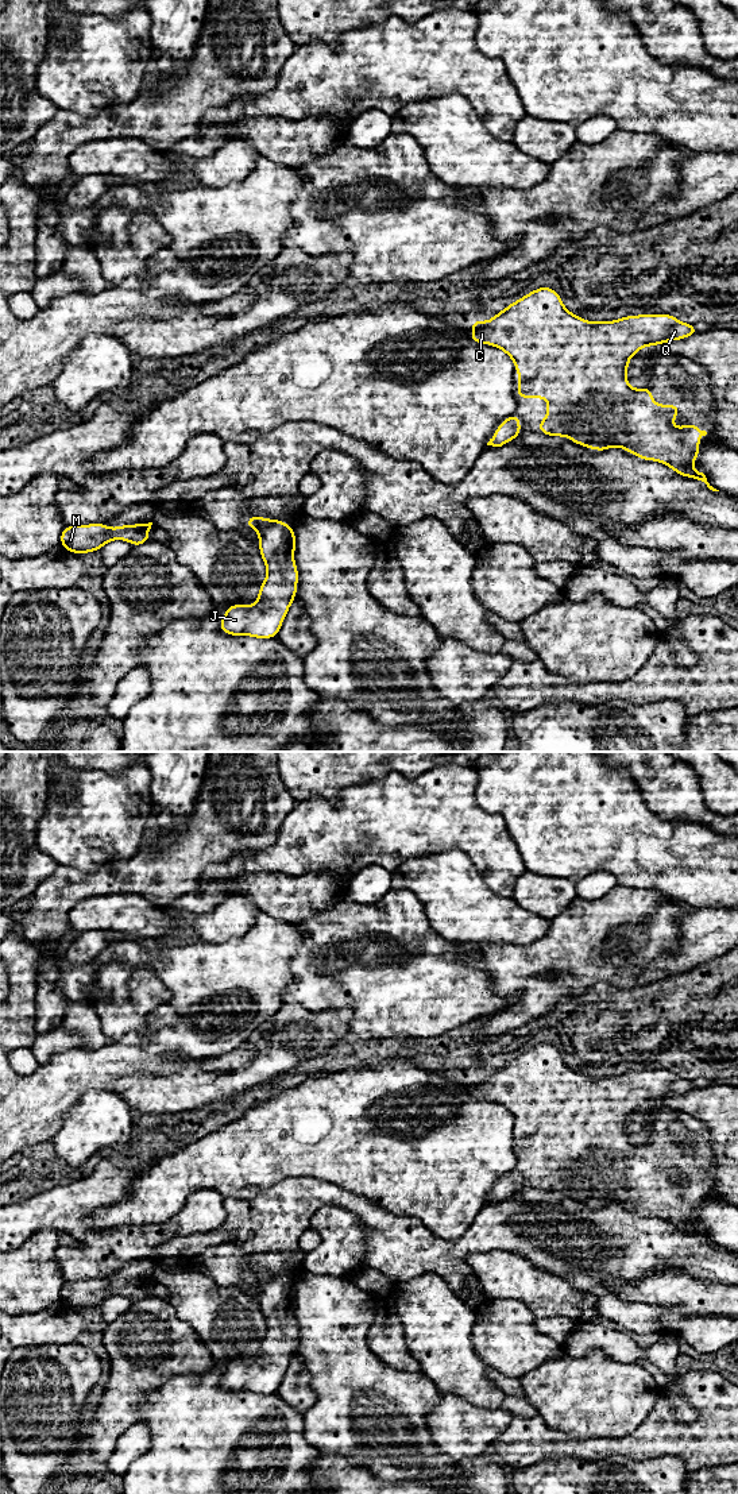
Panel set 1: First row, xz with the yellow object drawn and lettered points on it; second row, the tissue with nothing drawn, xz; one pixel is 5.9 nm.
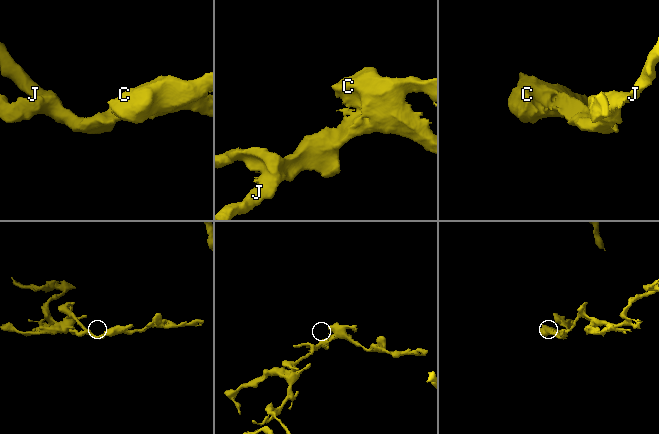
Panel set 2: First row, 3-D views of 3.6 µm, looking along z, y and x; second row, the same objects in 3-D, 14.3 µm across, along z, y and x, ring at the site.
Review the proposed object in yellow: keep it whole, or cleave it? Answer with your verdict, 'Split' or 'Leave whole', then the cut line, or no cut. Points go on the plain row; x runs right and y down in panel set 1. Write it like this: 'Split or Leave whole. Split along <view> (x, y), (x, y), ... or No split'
Leave whole. No split

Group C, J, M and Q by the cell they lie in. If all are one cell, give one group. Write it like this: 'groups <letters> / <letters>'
groups C J M Q

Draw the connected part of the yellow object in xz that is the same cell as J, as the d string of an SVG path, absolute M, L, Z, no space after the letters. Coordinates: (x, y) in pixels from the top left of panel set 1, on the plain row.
M248 1273L246 1279L259 1290L259 1305L267 1331L252 1362L240 1359L228 1362L220 1386L229 1391L271 1394L277 1393L297 1350L294 1283L264 1273Z

